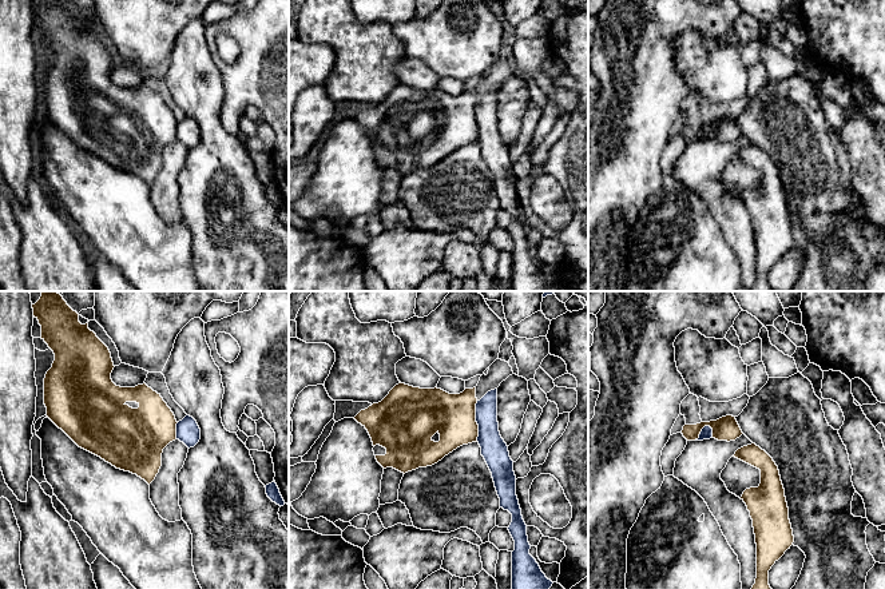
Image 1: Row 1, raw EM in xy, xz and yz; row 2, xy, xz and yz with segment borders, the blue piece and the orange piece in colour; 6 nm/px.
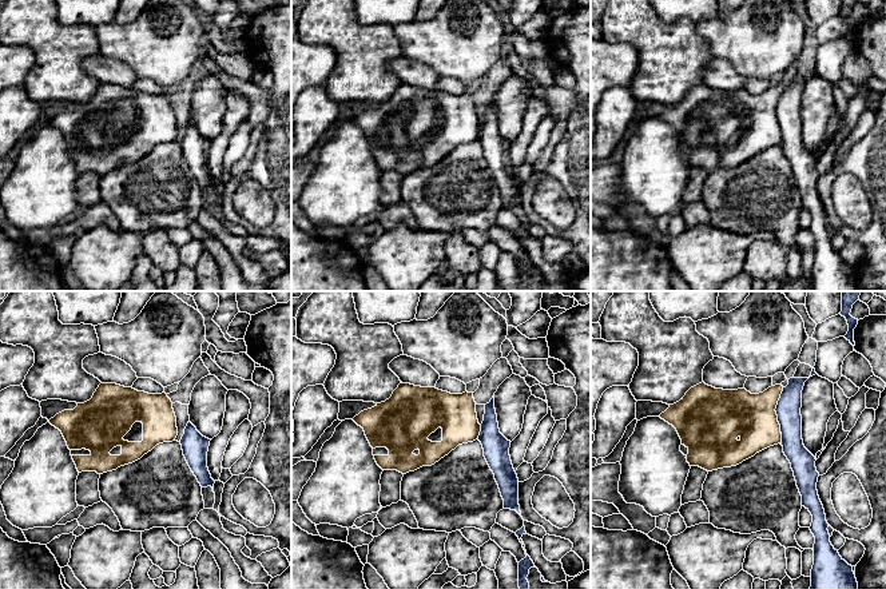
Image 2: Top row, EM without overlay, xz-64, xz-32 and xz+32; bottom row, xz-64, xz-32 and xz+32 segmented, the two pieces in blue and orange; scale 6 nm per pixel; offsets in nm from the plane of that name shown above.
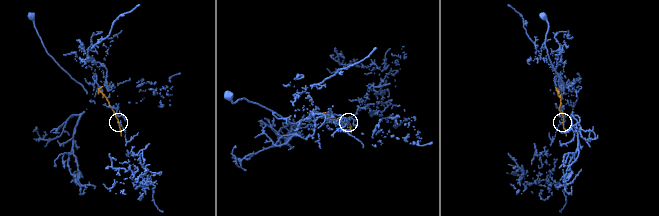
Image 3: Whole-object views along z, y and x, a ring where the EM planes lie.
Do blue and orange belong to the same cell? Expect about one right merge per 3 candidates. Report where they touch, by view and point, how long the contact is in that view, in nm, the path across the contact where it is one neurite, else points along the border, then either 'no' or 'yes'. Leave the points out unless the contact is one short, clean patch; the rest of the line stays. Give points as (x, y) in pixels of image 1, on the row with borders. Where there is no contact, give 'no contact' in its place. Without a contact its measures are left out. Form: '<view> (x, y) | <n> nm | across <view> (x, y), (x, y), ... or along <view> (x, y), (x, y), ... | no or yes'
xz (476, 421) | 240 nm | along xz (477, 401), (476, 441) | no

